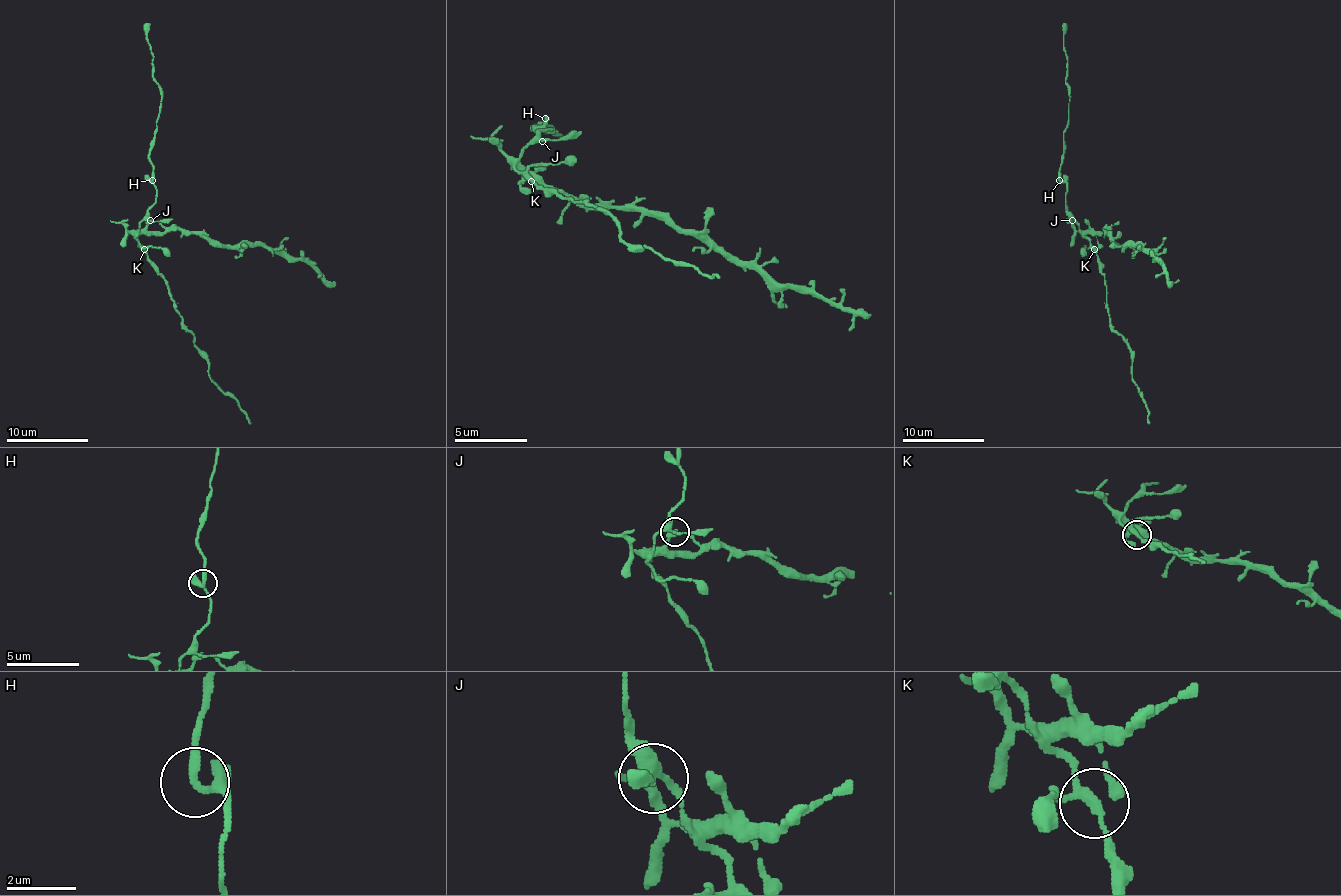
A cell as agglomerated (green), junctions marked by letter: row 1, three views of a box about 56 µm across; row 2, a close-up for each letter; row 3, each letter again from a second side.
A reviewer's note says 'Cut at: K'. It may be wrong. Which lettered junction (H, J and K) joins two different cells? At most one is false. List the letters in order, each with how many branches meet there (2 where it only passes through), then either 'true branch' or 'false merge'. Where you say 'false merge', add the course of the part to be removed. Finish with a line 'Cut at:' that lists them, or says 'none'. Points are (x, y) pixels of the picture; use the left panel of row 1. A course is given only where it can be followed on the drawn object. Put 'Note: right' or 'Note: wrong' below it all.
H: branches 3; true branch
J: branches 3; true branch
K: branches 3; true branch
Cut at: none
Note: wrong

